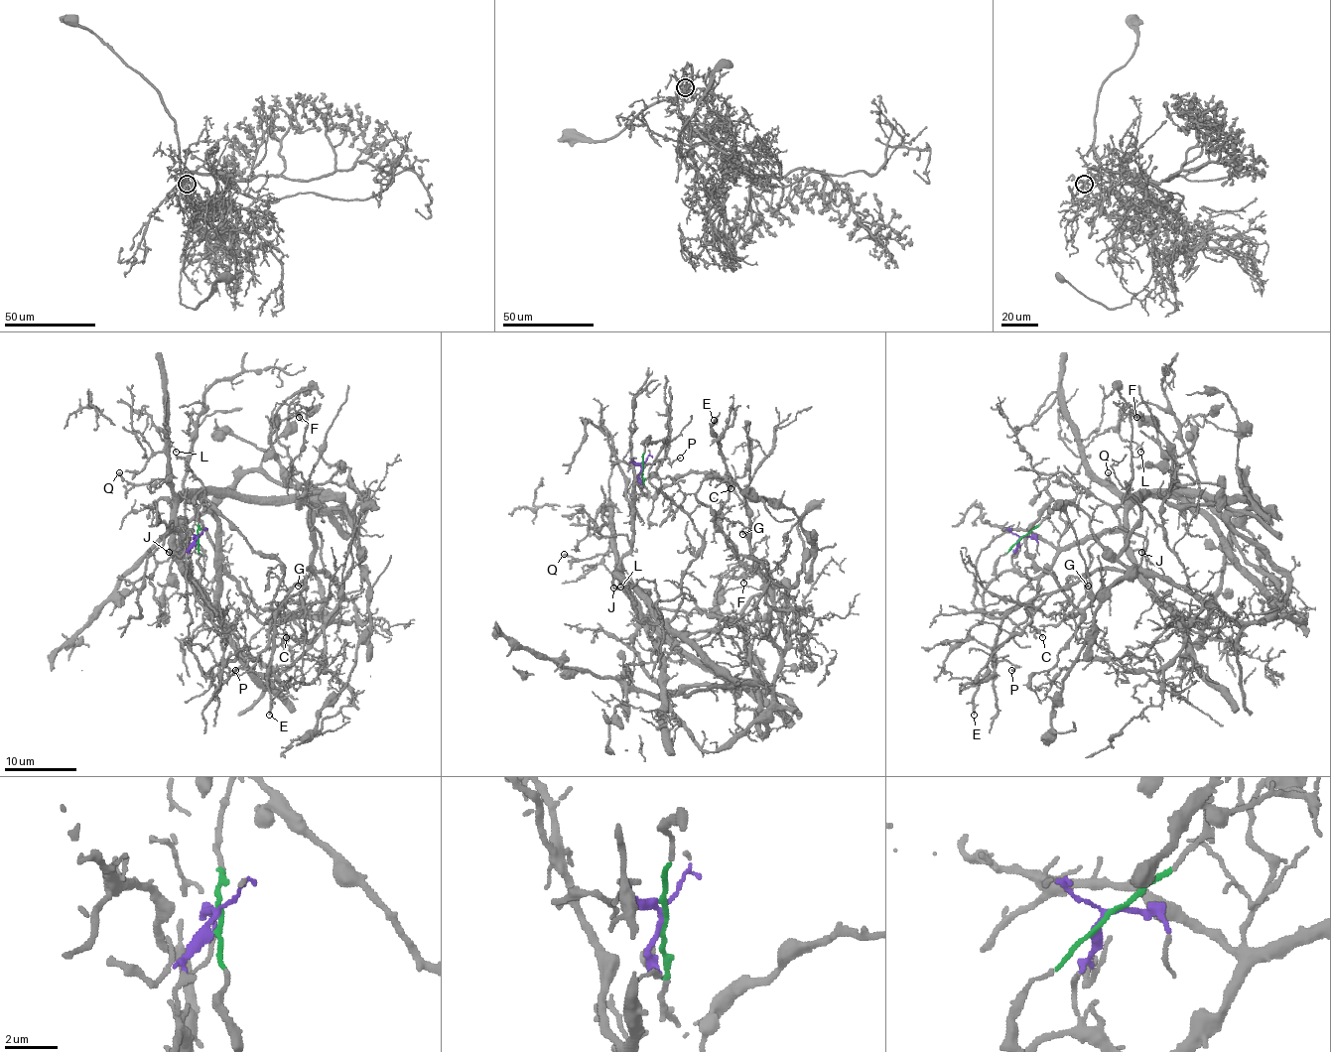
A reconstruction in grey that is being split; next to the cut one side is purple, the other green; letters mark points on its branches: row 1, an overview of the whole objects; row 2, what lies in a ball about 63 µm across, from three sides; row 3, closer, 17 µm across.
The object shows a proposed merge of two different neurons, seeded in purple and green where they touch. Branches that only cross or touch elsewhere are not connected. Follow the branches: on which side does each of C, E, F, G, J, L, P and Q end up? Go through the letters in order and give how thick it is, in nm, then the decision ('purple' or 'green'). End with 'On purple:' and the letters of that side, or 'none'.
C: calibre 120 nm; green
E: calibre 220 nm; green
F: calibre 100 nm; green
G: calibre 160 nm; green
J: calibre 170 nm; purple
L: calibre 140 nm; purple
P: calibre 120 nm; purple
Q: calibre 200 nm; purple
On purple: J, L, P, Q

